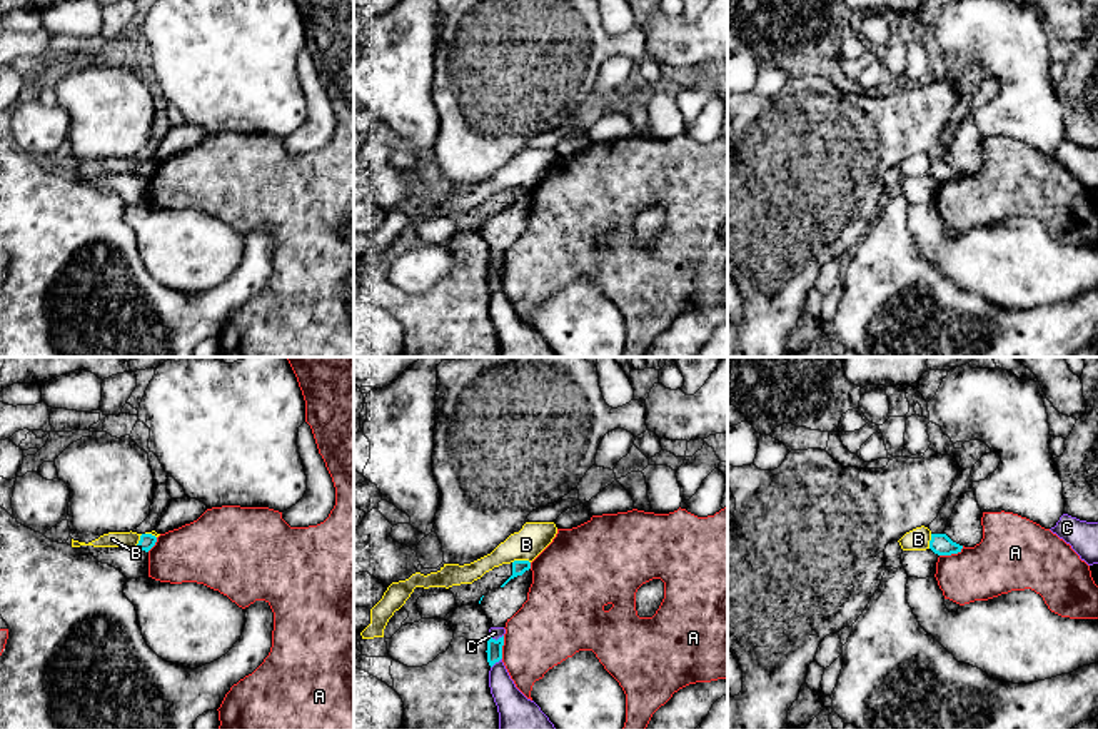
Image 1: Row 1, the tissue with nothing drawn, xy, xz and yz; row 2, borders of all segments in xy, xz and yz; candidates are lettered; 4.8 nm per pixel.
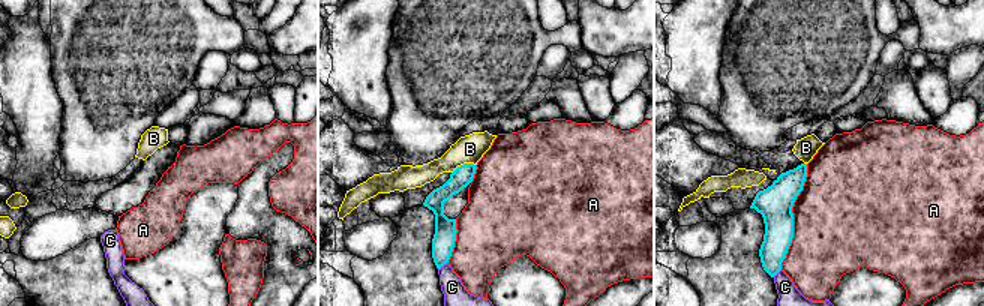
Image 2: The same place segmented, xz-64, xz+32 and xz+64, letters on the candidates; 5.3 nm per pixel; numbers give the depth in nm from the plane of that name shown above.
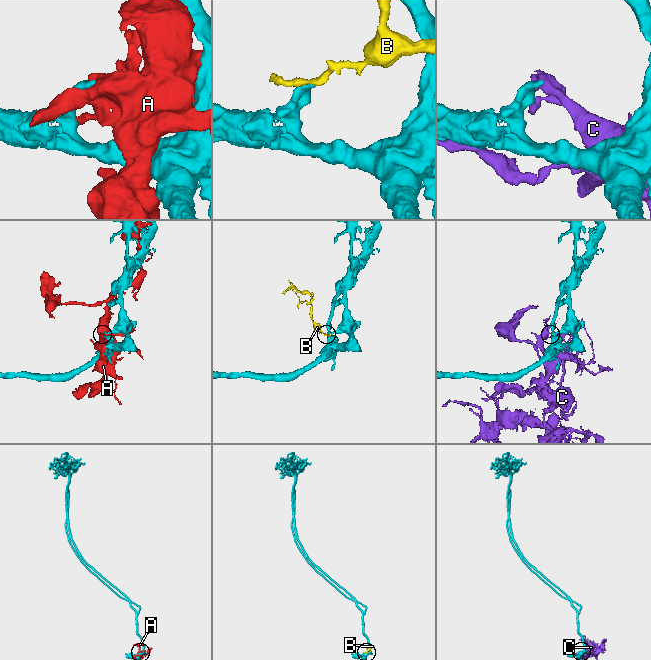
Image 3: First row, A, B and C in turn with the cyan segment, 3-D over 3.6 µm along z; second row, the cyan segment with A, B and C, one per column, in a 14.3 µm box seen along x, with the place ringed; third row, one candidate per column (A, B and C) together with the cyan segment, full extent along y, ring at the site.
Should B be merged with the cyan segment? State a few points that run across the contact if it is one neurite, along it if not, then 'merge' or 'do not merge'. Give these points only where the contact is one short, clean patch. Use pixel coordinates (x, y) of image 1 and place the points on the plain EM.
line xz (529, 187), (513, 189); do not merge

